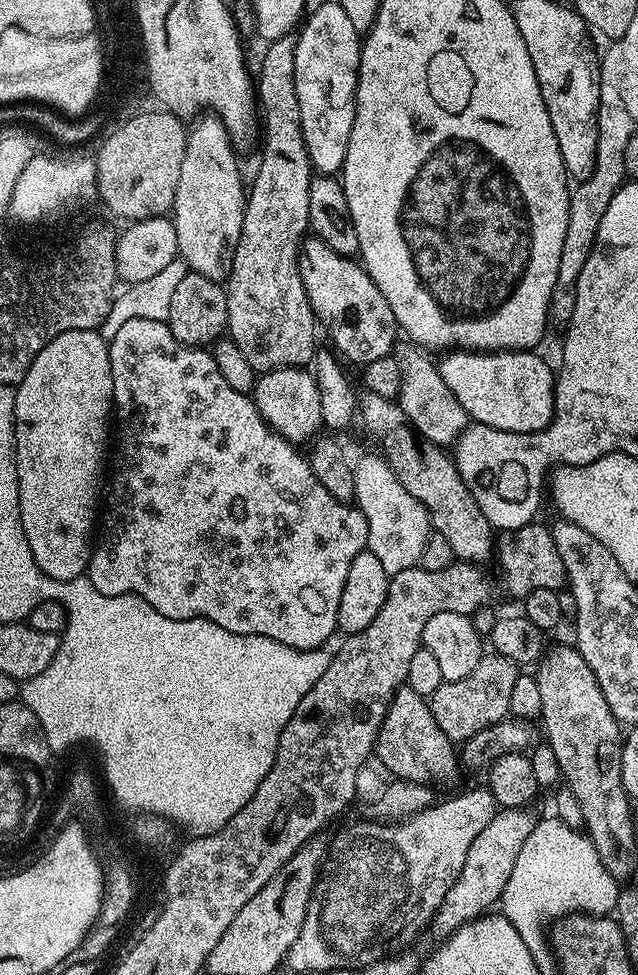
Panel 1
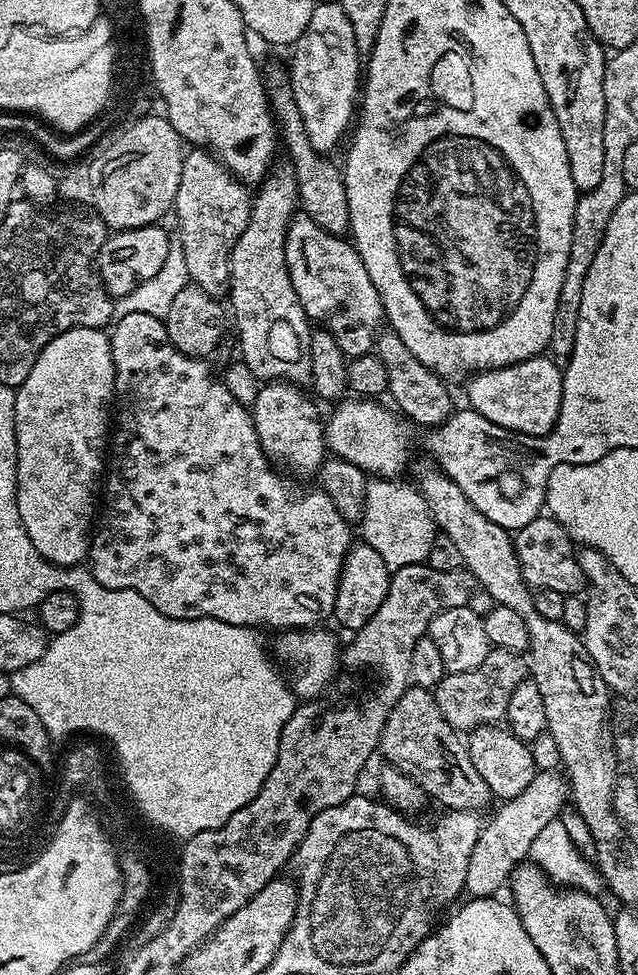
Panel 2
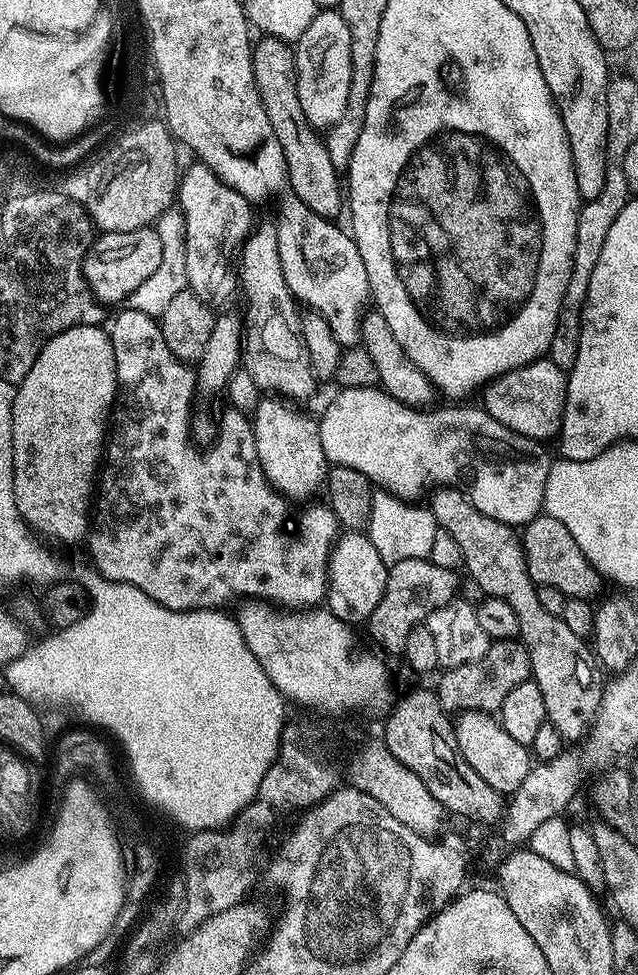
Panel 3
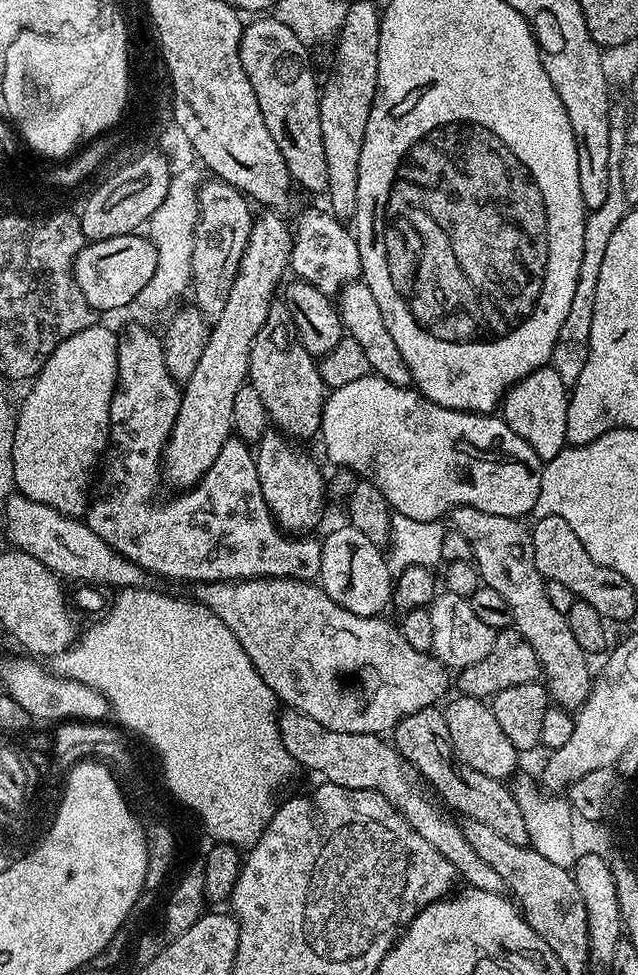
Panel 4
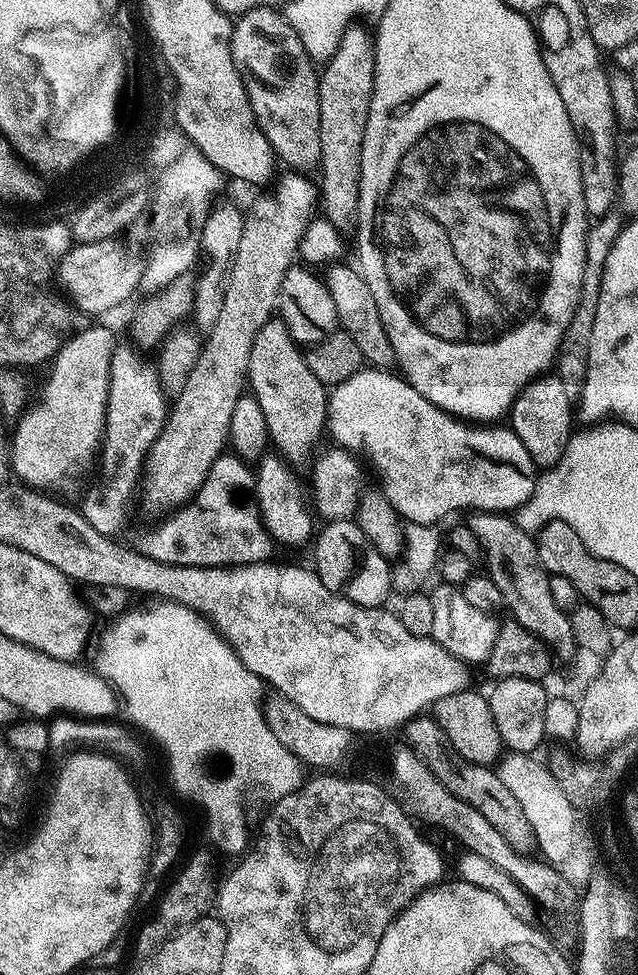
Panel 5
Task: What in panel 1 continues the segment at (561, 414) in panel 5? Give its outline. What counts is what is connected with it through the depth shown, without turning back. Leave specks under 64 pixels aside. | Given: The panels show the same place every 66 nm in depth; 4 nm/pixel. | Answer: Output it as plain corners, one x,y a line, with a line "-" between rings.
448,350
439,357
438,367
450,386
450,394
458,398
462,410
466,410
469,421
494,426
503,432
541,432
546,428
556,409
556,382
554,368
532,350

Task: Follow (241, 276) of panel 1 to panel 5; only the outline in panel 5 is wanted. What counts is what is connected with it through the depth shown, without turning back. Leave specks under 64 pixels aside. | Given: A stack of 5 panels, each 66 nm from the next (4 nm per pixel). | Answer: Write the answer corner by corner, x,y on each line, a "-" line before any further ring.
273,318
258,330
250,350
247,383
262,410
262,418
266,418
271,447
289,465
304,464
308,459
309,463
317,451
320,435
326,432
329,393
326,385
314,378
301,345
293,340
283,320

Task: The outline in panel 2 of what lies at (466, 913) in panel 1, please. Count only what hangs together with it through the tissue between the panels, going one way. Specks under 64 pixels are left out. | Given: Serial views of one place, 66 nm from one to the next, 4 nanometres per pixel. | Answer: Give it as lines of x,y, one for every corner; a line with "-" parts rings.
537,771
534,782
518,794
518,798
503,801
500,809
481,827
478,842
470,854
470,866
466,870
464,892
472,898
492,898
500,887
507,885
517,865
529,859
534,838
550,822
560,819
570,800
570,784
559,771

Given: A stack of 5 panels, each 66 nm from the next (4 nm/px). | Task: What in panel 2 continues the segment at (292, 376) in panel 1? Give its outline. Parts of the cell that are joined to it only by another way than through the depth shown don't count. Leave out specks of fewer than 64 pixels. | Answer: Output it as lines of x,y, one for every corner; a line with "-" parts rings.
287,382
265,383
256,395
256,401
250,405
250,411
263,452
267,452
273,461
281,460
290,471
300,476
315,477
326,459
326,424
316,417
313,397
304,391
303,387

